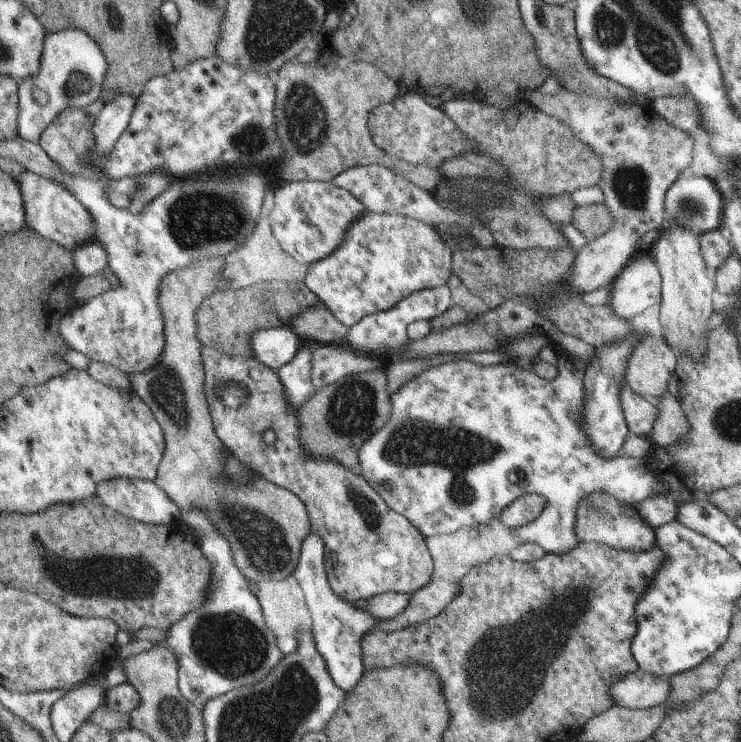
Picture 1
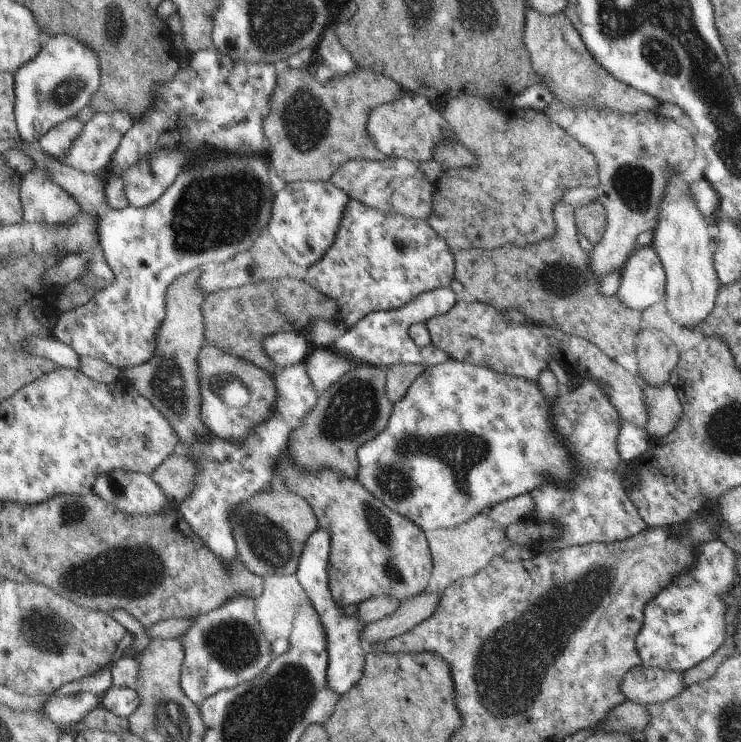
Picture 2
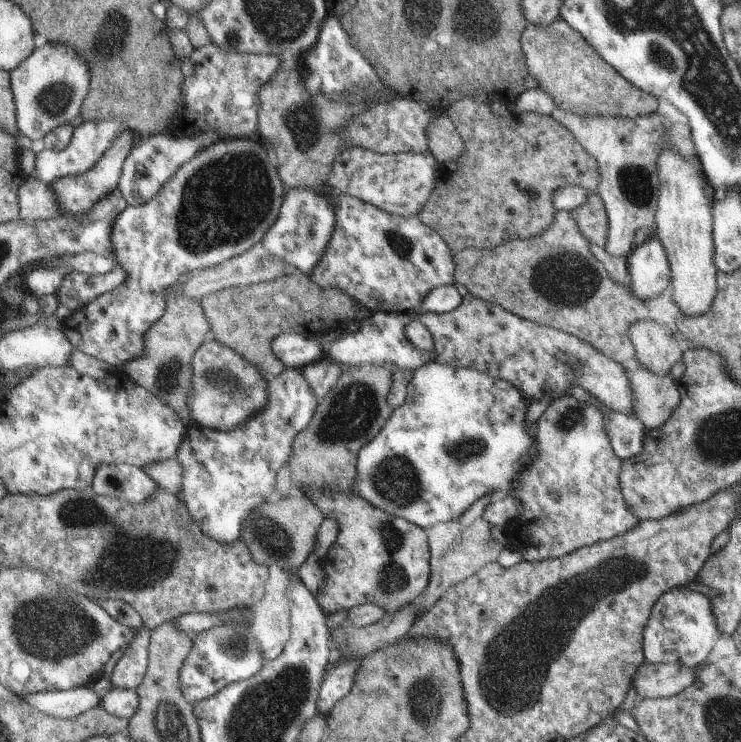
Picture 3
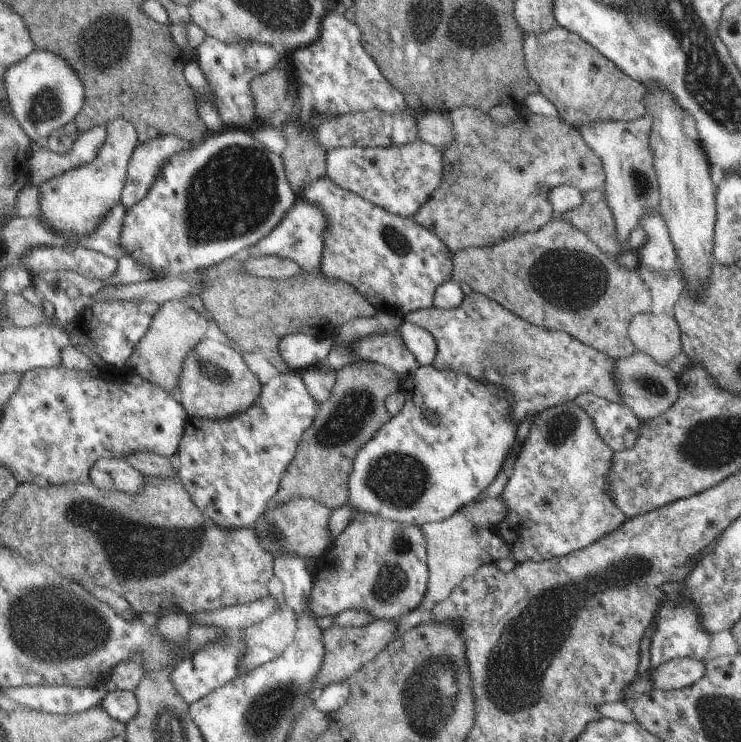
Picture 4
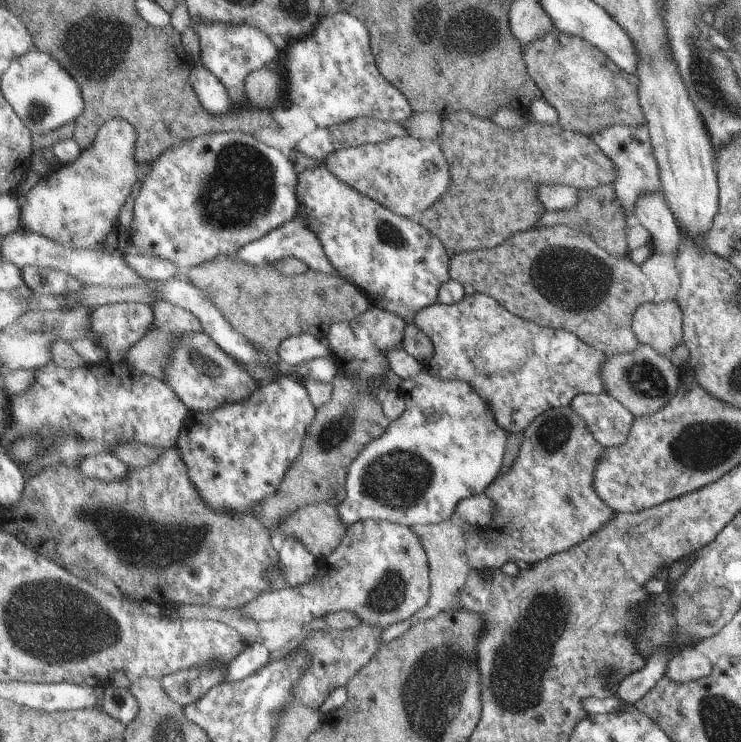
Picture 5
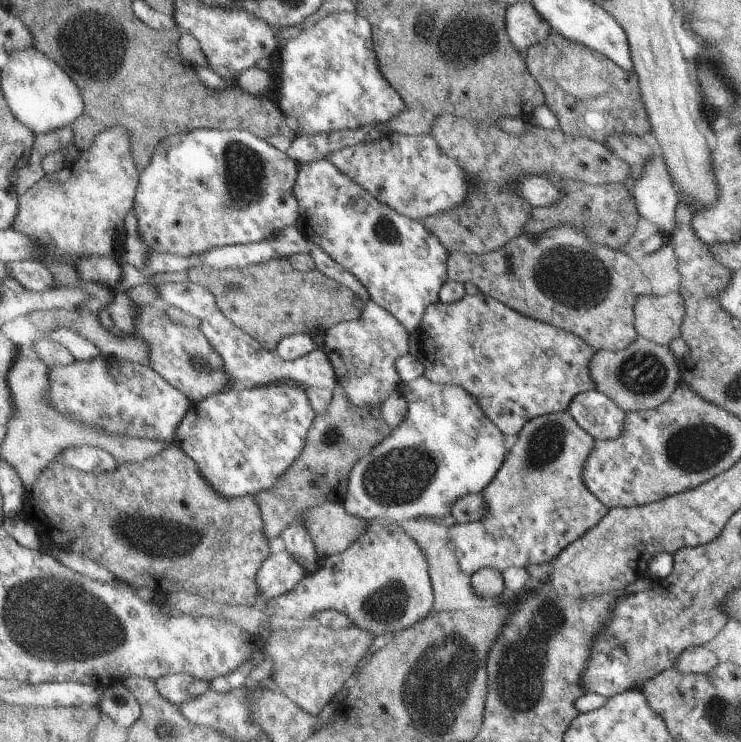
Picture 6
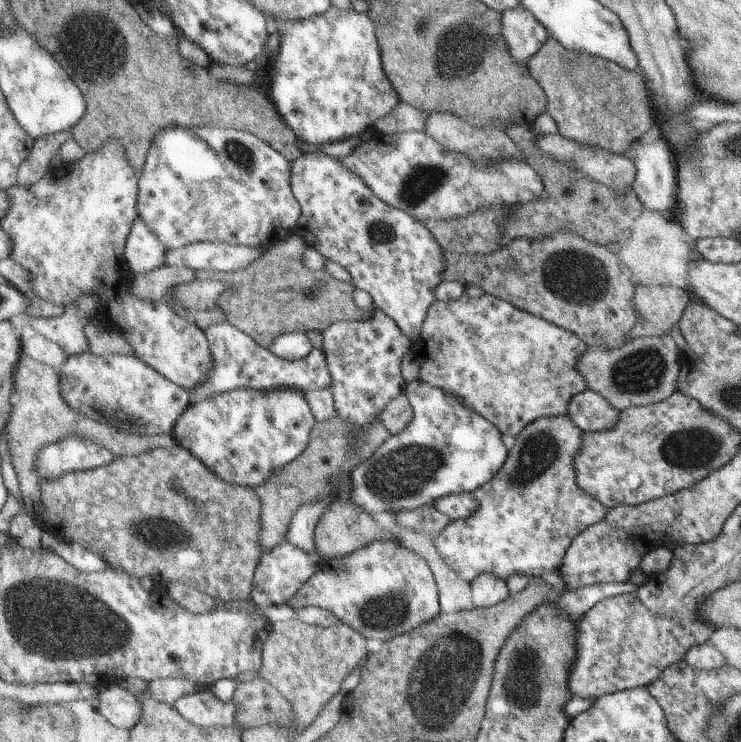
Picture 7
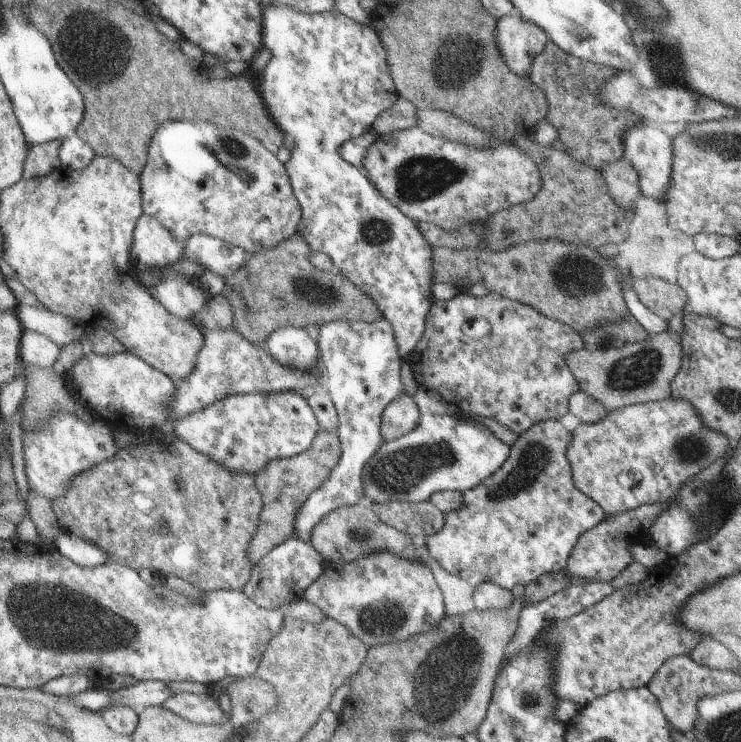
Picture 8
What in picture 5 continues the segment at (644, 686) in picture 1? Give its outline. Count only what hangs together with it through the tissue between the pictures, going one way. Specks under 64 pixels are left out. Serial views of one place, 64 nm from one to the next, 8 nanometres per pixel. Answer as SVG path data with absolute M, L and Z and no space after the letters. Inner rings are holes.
M692 647L669 659L664 676L676 683L689 683L710 676L713 669L714 664Z

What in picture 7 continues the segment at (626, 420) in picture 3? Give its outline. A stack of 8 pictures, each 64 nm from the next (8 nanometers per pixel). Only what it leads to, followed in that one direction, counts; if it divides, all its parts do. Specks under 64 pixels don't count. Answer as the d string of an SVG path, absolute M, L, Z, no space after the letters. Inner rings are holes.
M590 389L573 396L567 407L567 414L582 432L612 430L618 422L618 412L606 398Z

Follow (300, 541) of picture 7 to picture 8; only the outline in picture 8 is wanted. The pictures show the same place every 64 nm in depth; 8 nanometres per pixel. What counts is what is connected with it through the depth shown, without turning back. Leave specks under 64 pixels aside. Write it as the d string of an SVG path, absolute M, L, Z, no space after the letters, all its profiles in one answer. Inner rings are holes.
M386 318L374 323L339 319L318 328L319 350L327 370L324 387L329 391L339 419L337 434L343 443L343 459L328 481L304 506L296 521L296 536L313 544L316 524L332 510L367 501L362 486L366 462L382 446L381 420L384 408L404 393L400 379L402 360L394 340L392 324Z

